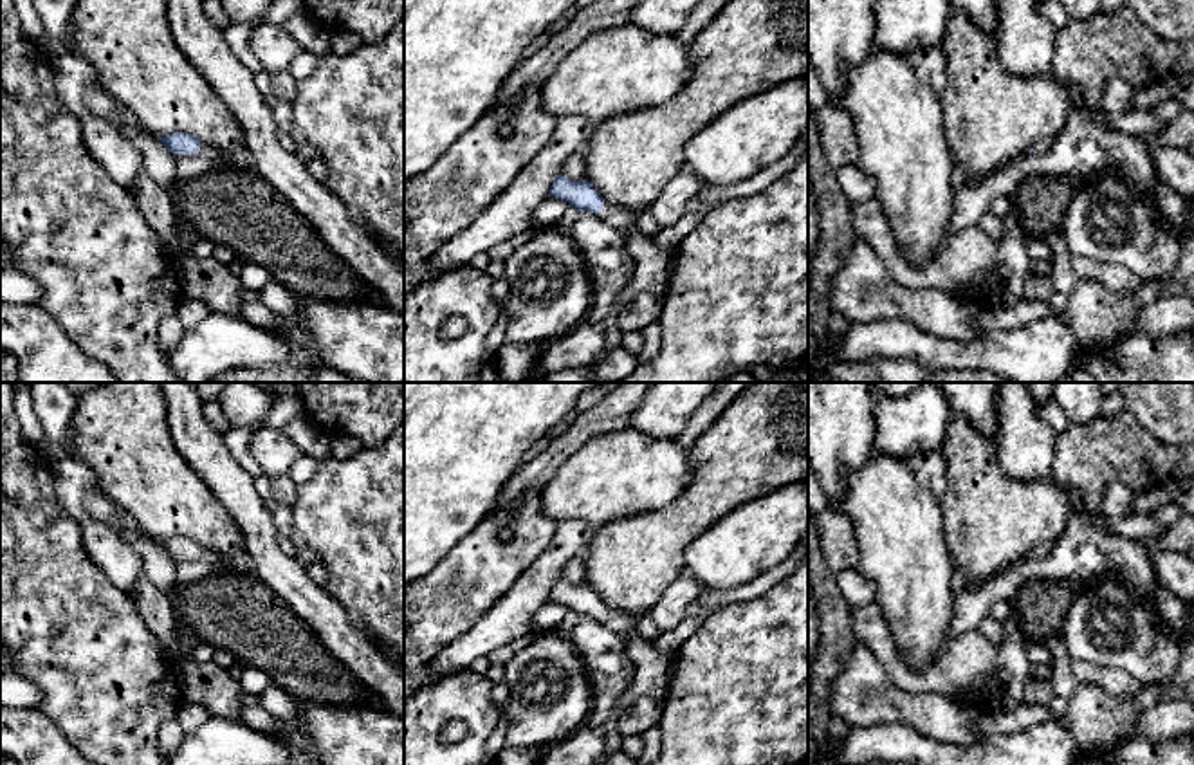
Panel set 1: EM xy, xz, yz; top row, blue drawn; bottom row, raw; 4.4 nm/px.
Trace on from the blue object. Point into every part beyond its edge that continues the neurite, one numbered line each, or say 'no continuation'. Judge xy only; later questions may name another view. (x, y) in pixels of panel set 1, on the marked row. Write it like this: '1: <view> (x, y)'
1: xy (211, 154)

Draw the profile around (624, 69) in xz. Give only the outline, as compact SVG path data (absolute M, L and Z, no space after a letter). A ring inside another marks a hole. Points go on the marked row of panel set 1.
M635 23L590 34L541 85L541 106L559 117L583 115L602 123L615 115L667 103L691 78L689 45Z

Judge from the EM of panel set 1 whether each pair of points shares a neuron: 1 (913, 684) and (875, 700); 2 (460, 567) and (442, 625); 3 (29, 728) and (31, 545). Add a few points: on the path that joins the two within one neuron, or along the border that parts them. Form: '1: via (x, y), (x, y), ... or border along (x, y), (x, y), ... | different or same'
1: border along (881, 668), (902, 690), (938, 691), (942, 695) | different
2: via (460, 581), (460, 589), (442, 610) | same
3: border along (36, 708), (65, 738) | different

